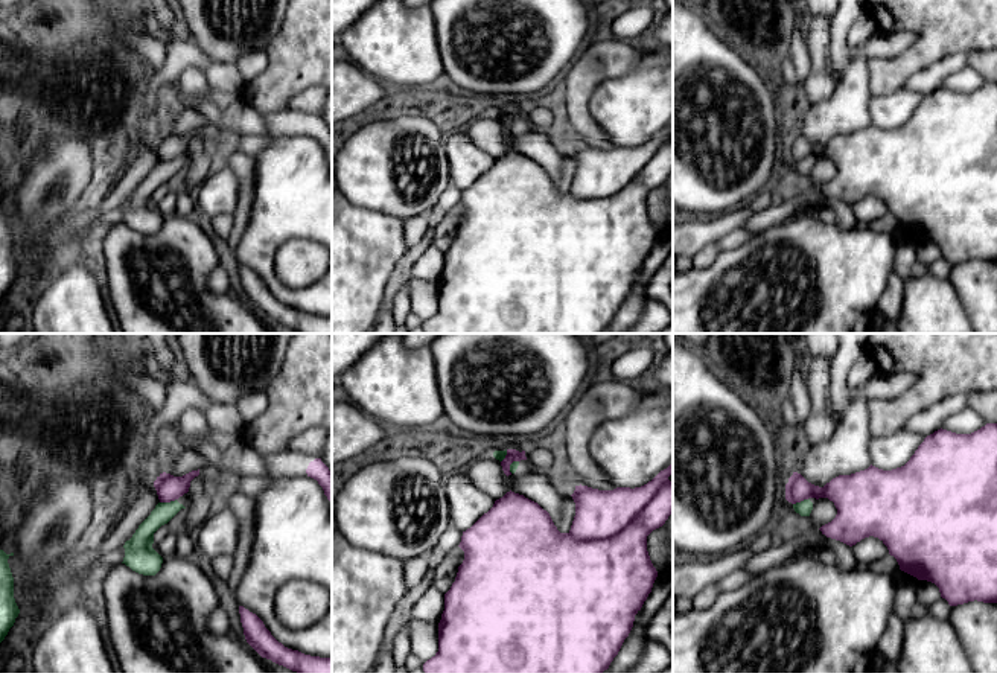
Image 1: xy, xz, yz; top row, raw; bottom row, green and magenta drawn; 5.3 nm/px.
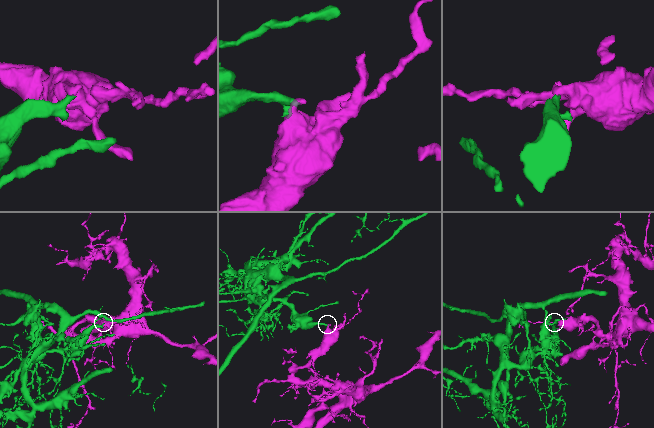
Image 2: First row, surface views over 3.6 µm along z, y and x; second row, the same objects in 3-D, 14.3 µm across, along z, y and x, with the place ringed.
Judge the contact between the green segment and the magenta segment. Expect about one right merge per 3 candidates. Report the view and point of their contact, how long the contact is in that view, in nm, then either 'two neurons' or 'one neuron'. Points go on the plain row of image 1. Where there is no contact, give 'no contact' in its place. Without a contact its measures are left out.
xy (168, 162) | 90 nm | two neurons

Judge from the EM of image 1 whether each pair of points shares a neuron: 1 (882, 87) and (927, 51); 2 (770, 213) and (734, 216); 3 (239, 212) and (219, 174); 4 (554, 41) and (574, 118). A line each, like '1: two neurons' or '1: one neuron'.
1: one neuron
2: two neurons
3: two neurons
4: two neurons

